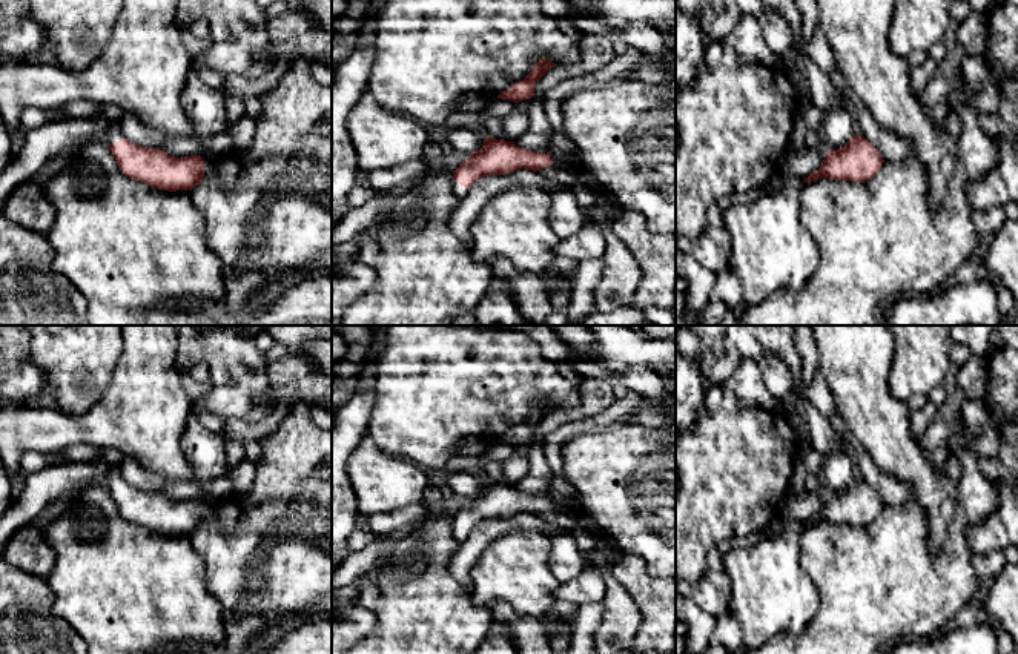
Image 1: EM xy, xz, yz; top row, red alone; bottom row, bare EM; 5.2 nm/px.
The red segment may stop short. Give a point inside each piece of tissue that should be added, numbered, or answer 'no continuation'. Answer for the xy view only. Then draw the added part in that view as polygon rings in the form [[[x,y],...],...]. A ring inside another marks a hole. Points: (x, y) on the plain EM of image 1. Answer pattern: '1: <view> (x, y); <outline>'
1: xy (114, 478); [[[118,465],[112,467],[112,470],[109,471],[109,474],[103,479],[107,488],[117,487],[120,484],[123,484],[123,477],[120,473]]]

